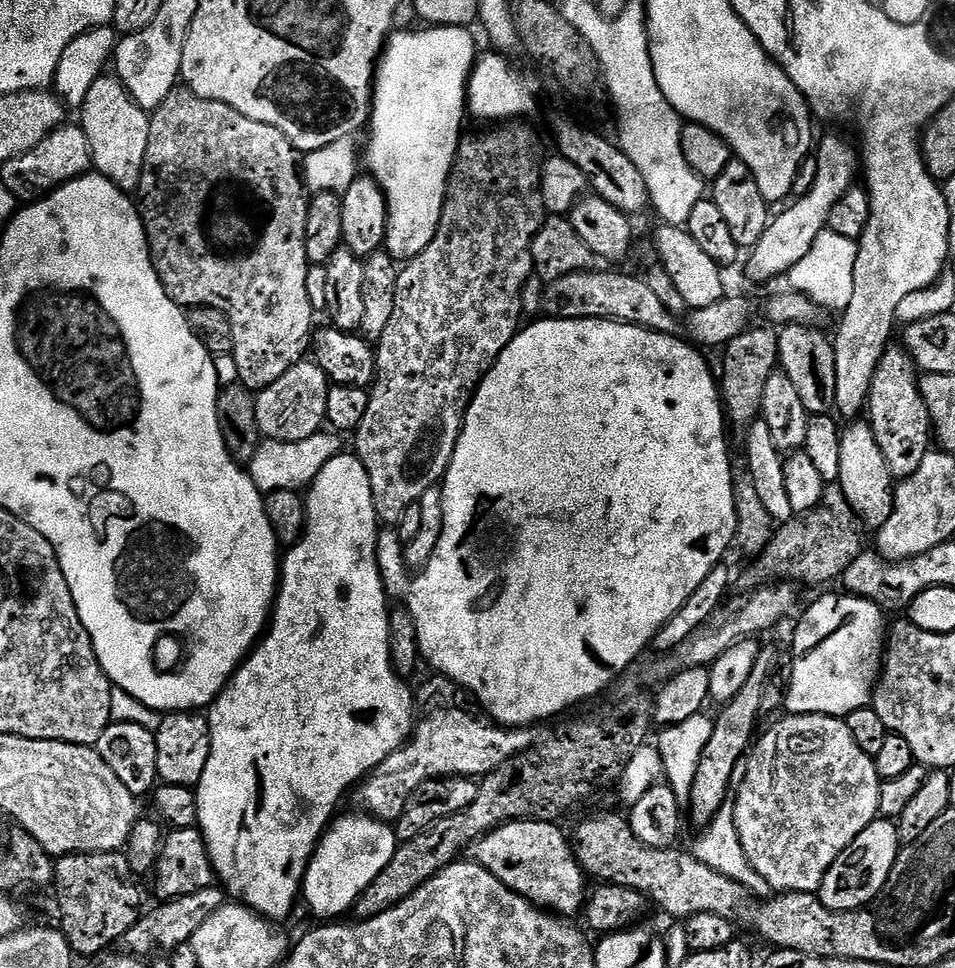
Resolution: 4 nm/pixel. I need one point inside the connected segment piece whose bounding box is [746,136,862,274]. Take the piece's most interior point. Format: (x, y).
(790, 234)

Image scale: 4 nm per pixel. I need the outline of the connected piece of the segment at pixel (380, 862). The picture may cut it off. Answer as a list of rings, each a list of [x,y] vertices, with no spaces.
[[[341,815],[325,831],[316,855],[308,864],[308,873],[302,889],[303,899],[308,899],[312,912],[324,918],[340,918],[343,912],[351,913],[357,900],[365,890],[390,866],[398,847],[396,832],[391,823],[385,822],[375,815],[364,816]]]

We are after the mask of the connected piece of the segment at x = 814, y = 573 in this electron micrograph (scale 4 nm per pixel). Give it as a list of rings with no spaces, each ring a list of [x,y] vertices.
[[[832,486],[824,493],[824,499],[814,510],[793,515],[777,527],[772,540],[761,556],[755,557],[744,572],[740,584],[747,590],[755,590],[773,582],[801,582],[828,584],[832,579],[843,577],[846,569],[860,557],[864,540],[848,529],[854,513],[848,499],[839,487]]]

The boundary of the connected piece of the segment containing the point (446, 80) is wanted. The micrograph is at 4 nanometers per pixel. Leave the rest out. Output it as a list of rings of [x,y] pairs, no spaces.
[[[424,26],[421,32],[400,32],[389,39],[379,61],[378,75],[374,80],[374,95],[372,97],[372,115],[370,117],[370,132],[372,128],[372,137],[368,140],[368,156],[366,152],[366,164],[372,167],[371,175],[375,177],[390,205],[390,219],[387,227],[387,251],[396,258],[411,258],[422,254],[422,250],[426,250],[426,246],[430,246],[430,242],[436,236],[437,230],[440,228],[440,220],[444,217],[444,206],[448,202],[450,195],[450,181],[453,171],[456,167],[456,158],[460,154],[460,146],[462,143],[462,135],[460,131],[464,128],[464,116],[466,117],[466,109],[468,107],[468,79],[472,76],[472,69],[475,68],[478,59],[478,51],[476,52],[476,40],[471,36],[467,27],[462,28],[446,28],[443,26]]]

